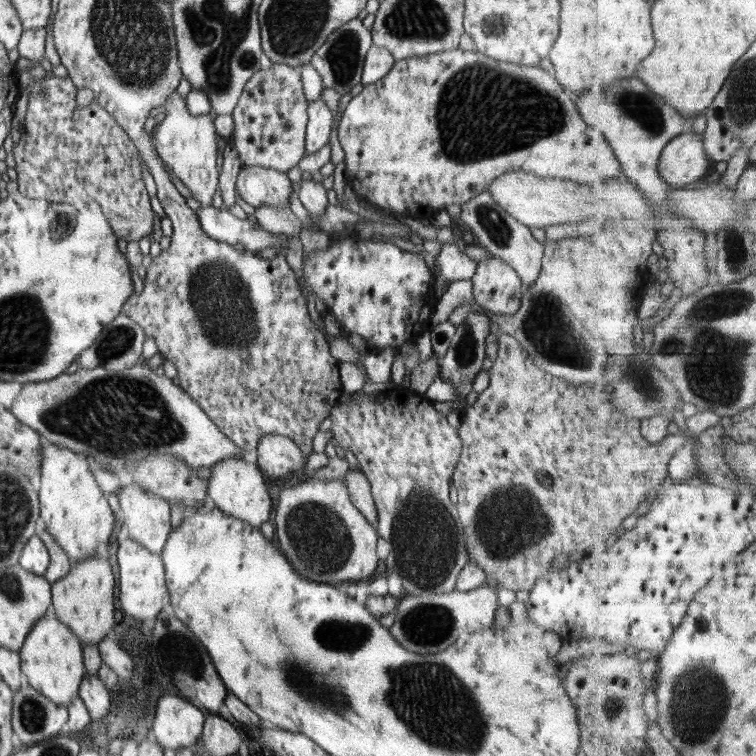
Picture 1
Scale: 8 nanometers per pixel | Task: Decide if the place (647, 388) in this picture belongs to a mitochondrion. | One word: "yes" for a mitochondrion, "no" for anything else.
yes

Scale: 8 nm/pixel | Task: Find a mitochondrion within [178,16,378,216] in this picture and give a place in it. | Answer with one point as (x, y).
(343, 57)

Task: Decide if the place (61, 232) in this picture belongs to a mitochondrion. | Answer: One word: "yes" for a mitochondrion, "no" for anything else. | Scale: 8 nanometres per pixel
yes

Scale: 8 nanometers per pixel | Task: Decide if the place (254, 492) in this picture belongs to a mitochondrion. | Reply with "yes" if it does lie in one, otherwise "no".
no

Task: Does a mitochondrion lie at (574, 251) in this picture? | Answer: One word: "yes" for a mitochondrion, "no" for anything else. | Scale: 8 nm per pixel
no

